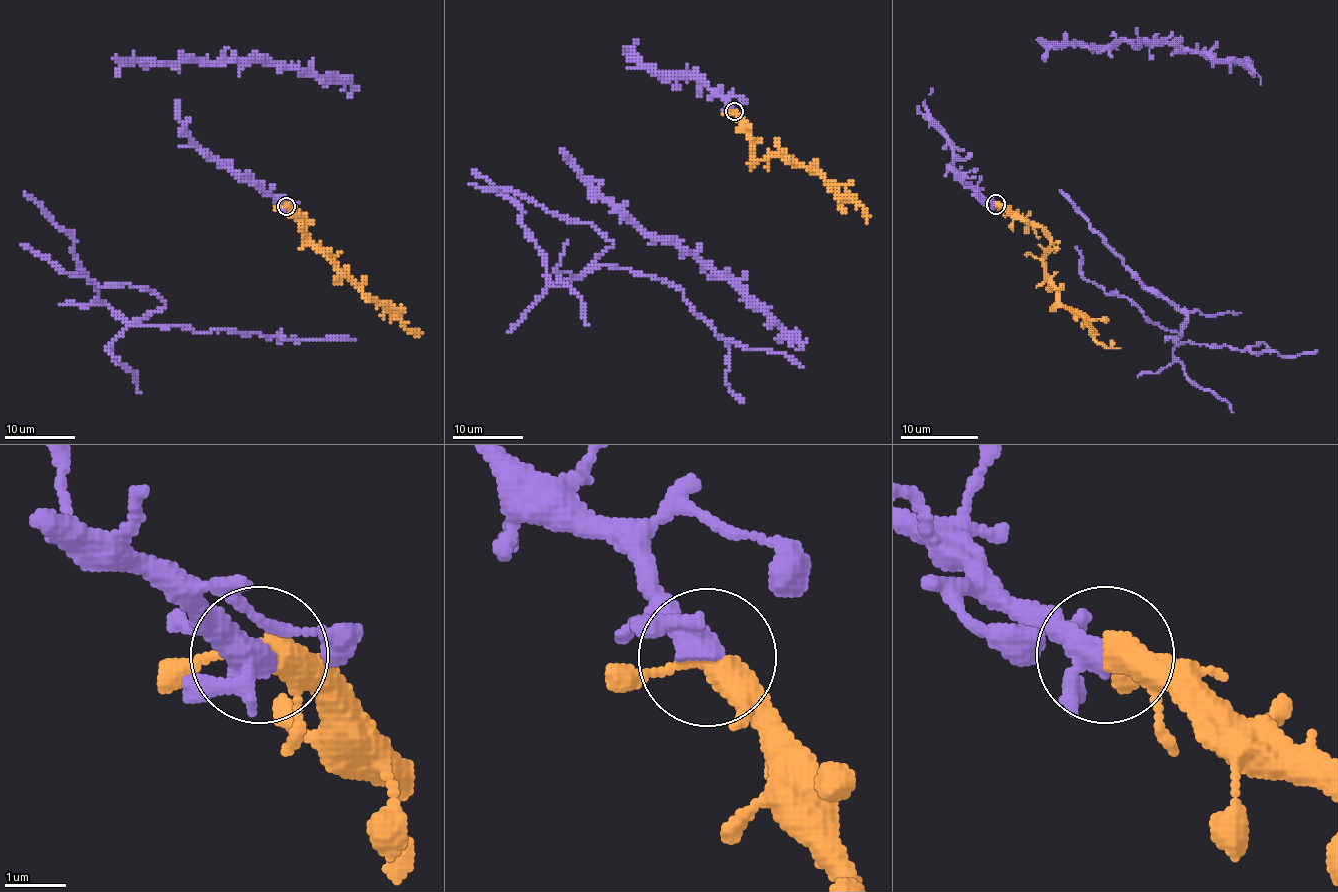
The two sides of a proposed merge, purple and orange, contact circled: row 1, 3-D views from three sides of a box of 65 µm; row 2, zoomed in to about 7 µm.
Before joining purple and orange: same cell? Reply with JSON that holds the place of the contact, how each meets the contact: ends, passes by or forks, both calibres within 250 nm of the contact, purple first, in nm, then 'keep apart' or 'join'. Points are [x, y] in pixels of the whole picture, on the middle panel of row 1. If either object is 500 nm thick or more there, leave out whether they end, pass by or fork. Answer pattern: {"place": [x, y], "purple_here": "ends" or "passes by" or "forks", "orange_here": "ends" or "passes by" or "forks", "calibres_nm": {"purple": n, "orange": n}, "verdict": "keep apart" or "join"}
{"place": [734, 111], "purple_here": "passes by", "orange_here": "passes by", "calibres_nm": {"purple": 360, "orange": 360}, "verdict": "join"}

